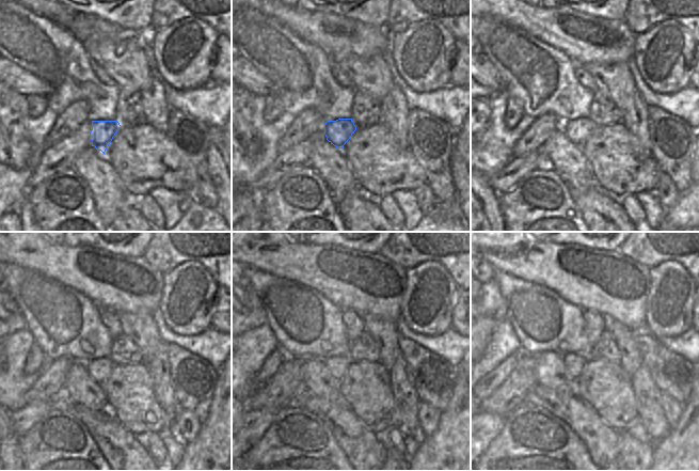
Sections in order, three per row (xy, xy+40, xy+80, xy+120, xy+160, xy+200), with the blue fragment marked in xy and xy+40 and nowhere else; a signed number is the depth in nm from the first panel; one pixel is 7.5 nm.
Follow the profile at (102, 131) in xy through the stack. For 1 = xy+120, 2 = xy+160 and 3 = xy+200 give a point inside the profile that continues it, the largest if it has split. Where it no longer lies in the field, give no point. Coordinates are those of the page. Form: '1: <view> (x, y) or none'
1: xy+120 (99, 369)
2: xy+160 (336, 365)
3: xy+200 (574, 362)

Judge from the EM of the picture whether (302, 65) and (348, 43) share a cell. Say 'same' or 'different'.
different

